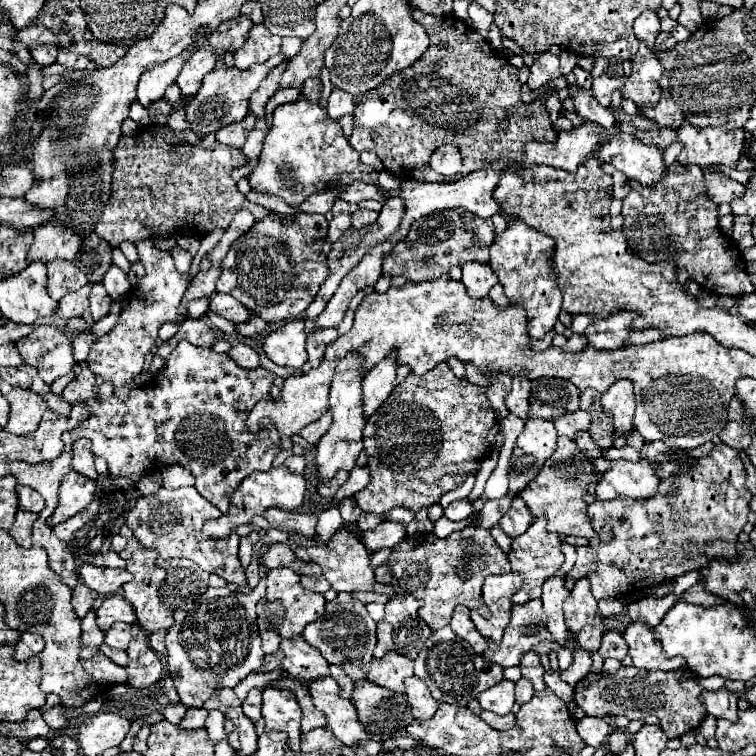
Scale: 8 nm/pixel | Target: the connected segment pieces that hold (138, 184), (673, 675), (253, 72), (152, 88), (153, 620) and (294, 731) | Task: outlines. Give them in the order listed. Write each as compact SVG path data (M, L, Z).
M146 128L138 136L122 136L114 158L110 200L96 226L96 234L114 248L124 240L140 242L144 238L174 236L180 230L194 230L198 234L208 234L216 228L226 230L234 214L242 208L250 210L256 220L268 214L262 206L248 202L230 176L234 168L246 164L238 148L204 148L202 144L172 146L164 136L152 134Z
M620 666L618 672L614 674L588 674L586 678L582 678L576 684L574 690L574 702L578 704L578 708L586 714L586 716L628 716L630 720L638 720L638 718L646 718L648 714L656 714L662 722L662 730L666 732L668 738L680 738L682 734L694 730L700 726L700 722L706 716L704 704L700 702L700 692L702 688L696 682L696 676L688 670L676 670L676 672L664 672L664 670L638 670L634 666Z
M276 54L268 62L256 64L252 68L248 68L248 70L238 70L238 68L216 68L216 70L212 70L204 78L204 84L198 90L198 94L194 98L190 98L190 102L184 106L186 122L190 124L190 128L200 138L206 138L208 134L220 130L222 126L228 126L232 122L240 122L248 114L248 98L250 98L250 94L258 88L258 84L266 78L266 74L270 74L270 70L274 66L278 66L280 62L284 62L284 60L286 60L284 54Z
M184 50L180 56L164 62L162 66L156 66L152 70L146 70L138 82L138 90L136 90L136 96L140 100L142 106L148 106L150 102L154 102L156 98L162 98L166 88L170 84L176 82L176 76L180 74L184 62L190 58L194 50Z
M128 538L128 546L120 552L120 556L126 560L126 570L132 574L132 580L126 582L124 598L134 606L138 624L146 632L156 632L160 628L172 626L172 614L176 608L180 608L186 602L196 600L196 596L204 594L208 588L208 572L198 568L192 560L166 560L162 566L156 564L156 552L144 548L136 538Z
M266 688L262 718L266 720L264 732L280 730L288 734L288 746L294 752L300 752L300 706L290 690Z

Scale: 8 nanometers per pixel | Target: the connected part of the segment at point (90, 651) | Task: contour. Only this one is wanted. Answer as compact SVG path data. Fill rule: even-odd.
M90 610L82 618L82 652L80 652L80 658L88 660L88 658L96 656L102 642L104 642L104 632L100 632L100 628L96 626L94 610Z

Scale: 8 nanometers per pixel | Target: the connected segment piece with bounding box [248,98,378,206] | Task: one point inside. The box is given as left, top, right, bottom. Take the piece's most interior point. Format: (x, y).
(304, 151)

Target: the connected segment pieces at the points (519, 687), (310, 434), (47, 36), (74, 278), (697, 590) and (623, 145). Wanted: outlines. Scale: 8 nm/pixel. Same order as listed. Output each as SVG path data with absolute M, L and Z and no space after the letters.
M520 678L520 680L516 682L516 702L518 702L518 704L526 704L532 696L534 696L532 684L530 684L526 678Z
M326 412L320 420L316 420L316 422L308 424L308 426L304 426L304 428L302 428L302 432L300 432L300 436L302 436L306 442L316 444L316 442L318 442L318 440L328 432L330 424L332 424L332 414L330 414L330 412Z
M30 24L28 28L22 28L16 34L16 42L22 42L26 48L38 46L38 44L46 44L46 42L56 42L54 34L50 30L44 30L42 26L34 26Z
M52 260L48 266L48 294L54 300L60 300L64 294L74 292L88 284L86 274L70 260Z
M702 582L694 584L692 588L688 588L684 594L682 594L682 600L684 602L692 602L692 604L700 604L700 606L714 606L714 604L720 604L722 598L720 596L714 596L710 592L706 592L702 588Z
M618 132L600 144L598 158L622 170L630 180L638 180L642 186L652 186L664 174L662 152L624 132Z

